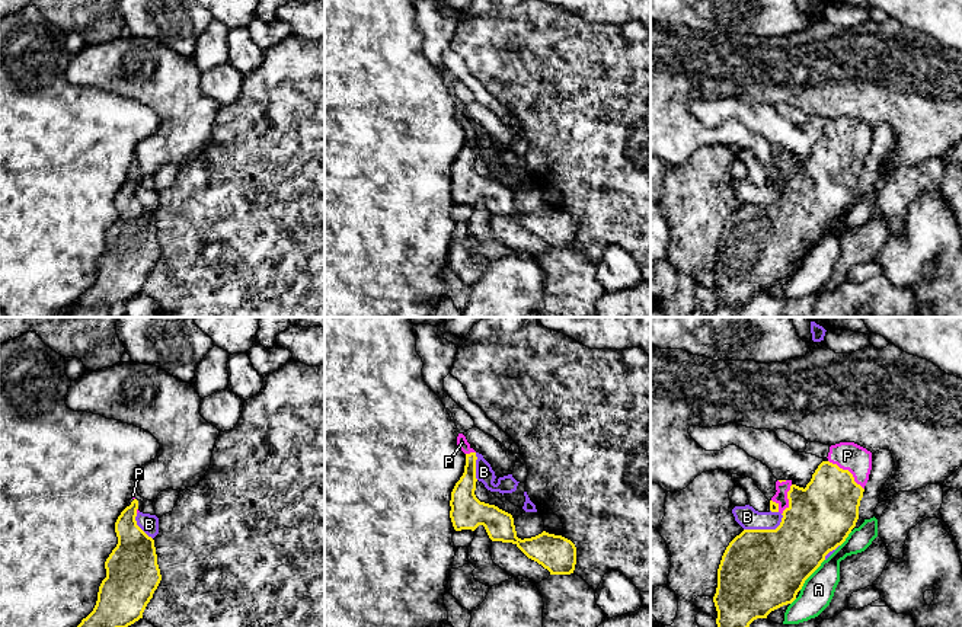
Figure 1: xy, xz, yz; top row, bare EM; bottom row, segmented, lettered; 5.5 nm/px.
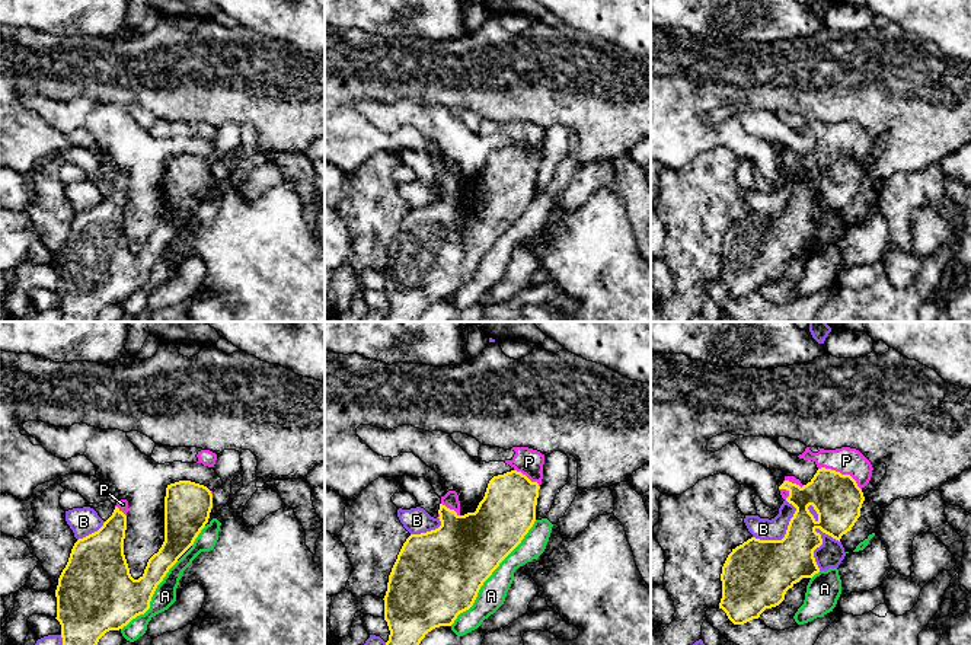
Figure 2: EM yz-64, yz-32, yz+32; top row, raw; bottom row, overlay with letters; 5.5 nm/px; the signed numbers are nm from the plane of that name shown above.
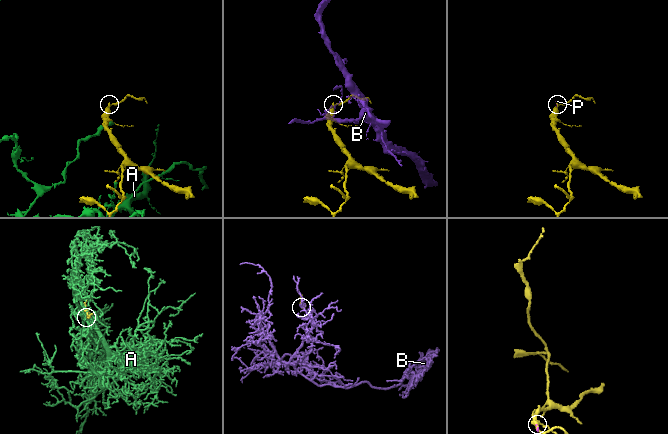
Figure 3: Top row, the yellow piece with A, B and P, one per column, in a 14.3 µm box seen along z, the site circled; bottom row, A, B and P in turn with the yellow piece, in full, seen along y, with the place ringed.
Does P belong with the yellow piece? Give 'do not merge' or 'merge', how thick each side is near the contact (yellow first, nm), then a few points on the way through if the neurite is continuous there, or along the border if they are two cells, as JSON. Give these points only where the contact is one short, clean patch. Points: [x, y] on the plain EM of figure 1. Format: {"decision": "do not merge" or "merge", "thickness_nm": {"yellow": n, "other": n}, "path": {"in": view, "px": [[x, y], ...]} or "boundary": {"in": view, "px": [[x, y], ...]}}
{"decision": "merge", "thickness_nm": {"yellow": 360, "other": 160}}

